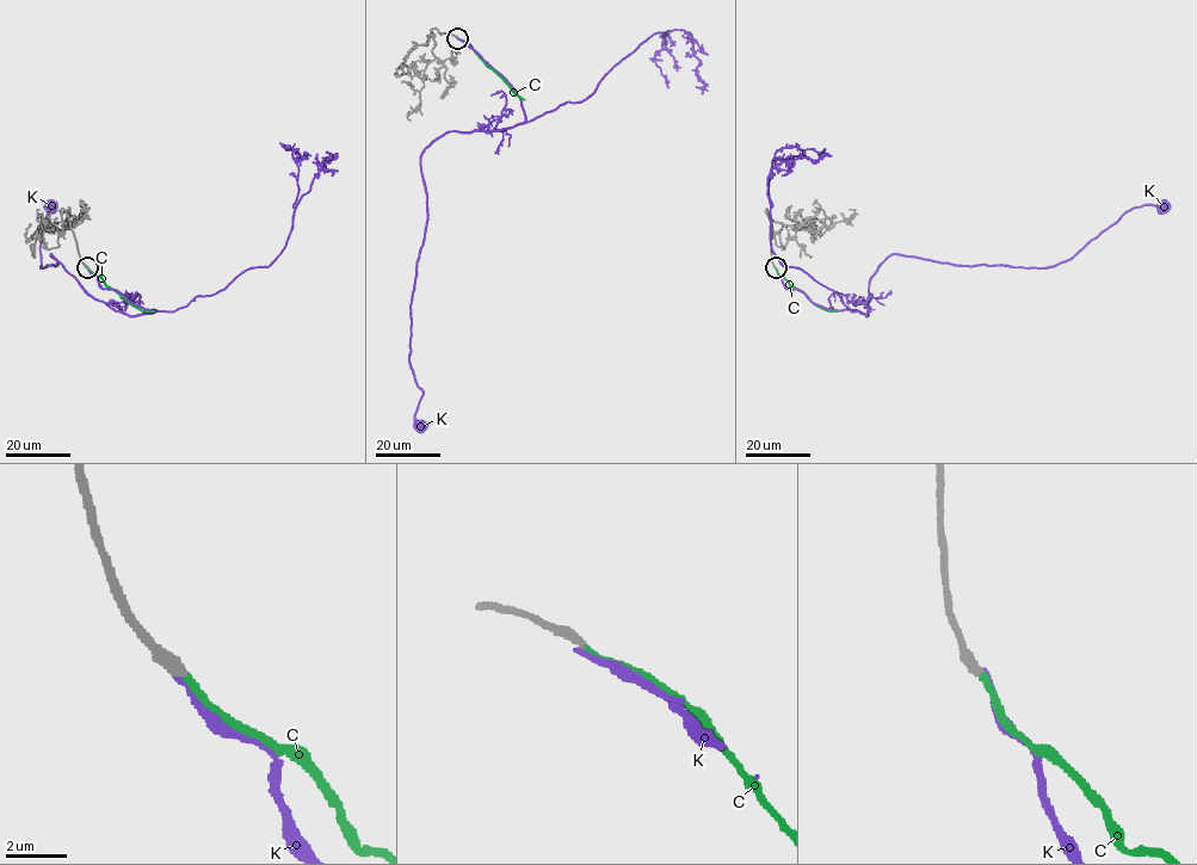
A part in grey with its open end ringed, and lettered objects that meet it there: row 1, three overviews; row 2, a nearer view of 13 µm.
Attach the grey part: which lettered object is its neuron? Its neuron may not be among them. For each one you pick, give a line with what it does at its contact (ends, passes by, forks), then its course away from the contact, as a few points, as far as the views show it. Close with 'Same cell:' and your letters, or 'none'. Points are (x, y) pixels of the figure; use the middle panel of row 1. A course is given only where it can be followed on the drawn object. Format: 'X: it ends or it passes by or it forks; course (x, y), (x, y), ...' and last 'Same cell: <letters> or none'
C: it ends; course (458, 38), (466, 42), (524, 100)
Same cell: C

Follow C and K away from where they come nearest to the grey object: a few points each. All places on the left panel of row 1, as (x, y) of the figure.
C: (88, 267), (133, 306), (154, 311)
K: (88, 267), (104, 289), (155, 310), (113, 310), (50, 254), (57, 264), (41, 267), (39, 233), (53, 204)

